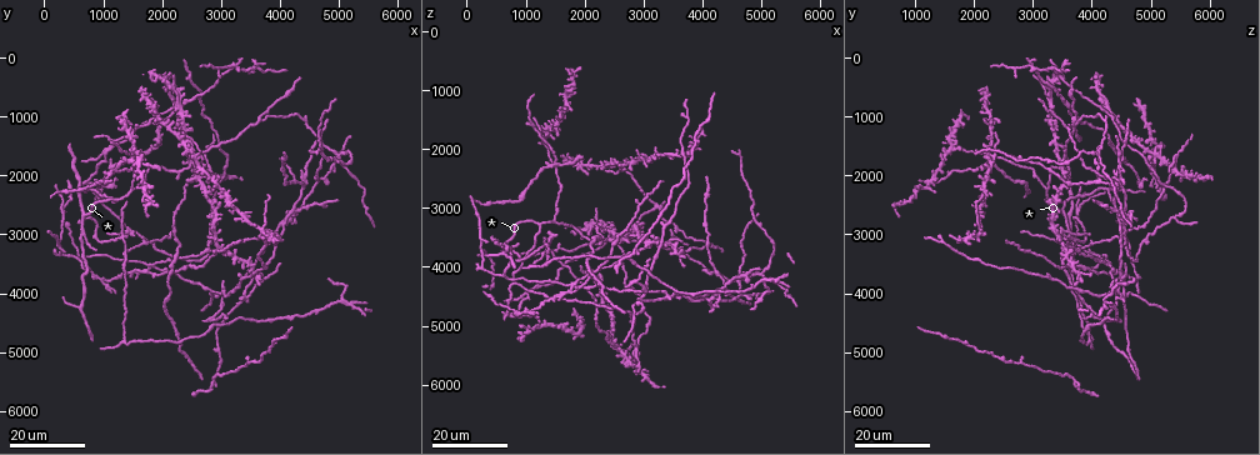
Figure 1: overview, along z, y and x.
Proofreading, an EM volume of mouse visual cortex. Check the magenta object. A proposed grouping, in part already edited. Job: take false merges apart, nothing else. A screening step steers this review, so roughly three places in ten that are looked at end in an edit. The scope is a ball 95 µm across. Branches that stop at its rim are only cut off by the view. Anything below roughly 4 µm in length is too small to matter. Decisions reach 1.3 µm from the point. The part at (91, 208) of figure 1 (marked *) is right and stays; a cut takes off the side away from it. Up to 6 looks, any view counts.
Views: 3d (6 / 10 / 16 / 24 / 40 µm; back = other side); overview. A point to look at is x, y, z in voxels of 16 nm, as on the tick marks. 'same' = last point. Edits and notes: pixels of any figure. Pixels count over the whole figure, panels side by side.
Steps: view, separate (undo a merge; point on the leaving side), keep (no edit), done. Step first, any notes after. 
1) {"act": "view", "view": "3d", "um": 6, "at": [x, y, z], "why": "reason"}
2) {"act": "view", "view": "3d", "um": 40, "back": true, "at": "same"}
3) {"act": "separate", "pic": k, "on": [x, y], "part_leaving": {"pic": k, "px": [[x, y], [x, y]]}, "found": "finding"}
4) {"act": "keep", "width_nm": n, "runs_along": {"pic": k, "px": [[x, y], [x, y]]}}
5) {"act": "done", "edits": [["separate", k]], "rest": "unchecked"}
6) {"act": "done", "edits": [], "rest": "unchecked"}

{"act": "view", "view": "3d", "um": 16, "at": [1350, 1450, 4350], "why": "sudden change in width"}

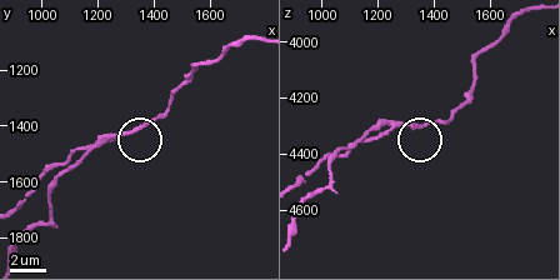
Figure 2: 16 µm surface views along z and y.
{"act": "view", "view": "3d", "um": 6, "at": [1310, 1420, 4300]}

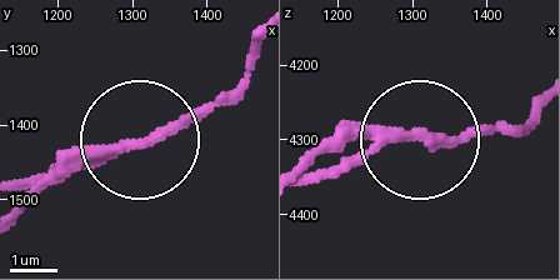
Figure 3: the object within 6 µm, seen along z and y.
{"act": "separate", "pic": 3, "on": [44, 188], "part_leaving": {"pic": 3, "px": [[96, 149], [29, 196]]}, "found": "a second neuron is stuck on"}

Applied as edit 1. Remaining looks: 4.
{"act": "view", "view": "3d", "um": 16, "at": [1050, 2000, 1550], "why": "sudden change in width"}

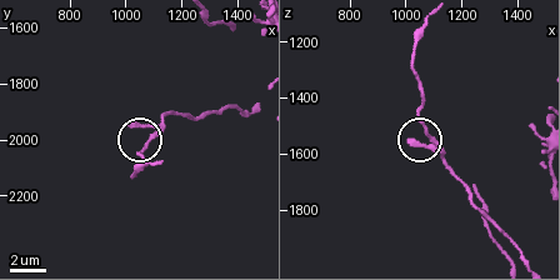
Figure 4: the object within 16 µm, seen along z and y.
{"act": "view", "view": "3d", "um": 10, "at": [1070, 2000, 1530]}

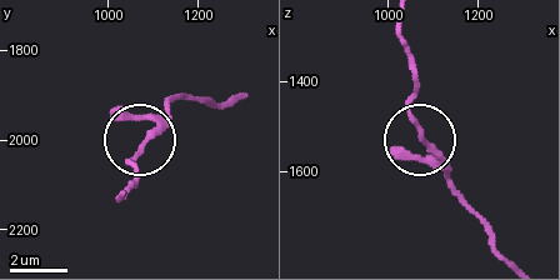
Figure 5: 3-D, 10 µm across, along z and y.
{"act": "keep", "runs_along": {"pic": 5, "px": [[238, 93], [216, 108], [174, 103], [130, 158], [138, 184]]}, "found": "continuous, no second neuron"}

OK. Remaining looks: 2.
{"act": "view", "view": "3d", "um": 16, "at": [5150, 4150, 4200], "why": "three-way junction"}

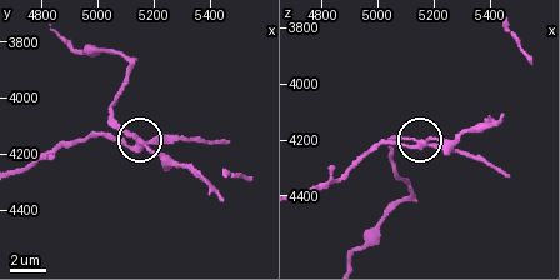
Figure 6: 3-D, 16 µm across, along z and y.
{"act": "view", "view": "3d", "um": 10, "at": [5170, 4160, 4210], "why": "zoom in"}

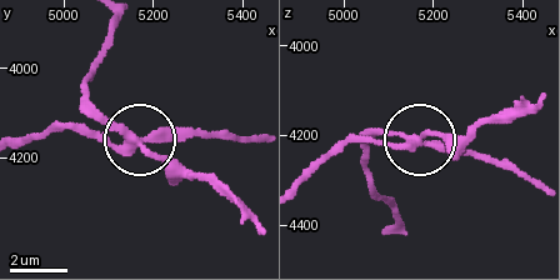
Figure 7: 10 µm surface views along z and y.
{"act": "separate", "pic": 7, "on": [99, 116], "arms": 3, "found": "a second neuron is stuck on"}

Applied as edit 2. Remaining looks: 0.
{"act": "done", "edits": [["separate", 3], ["separate", 7]], "rest": "unchecked"}

